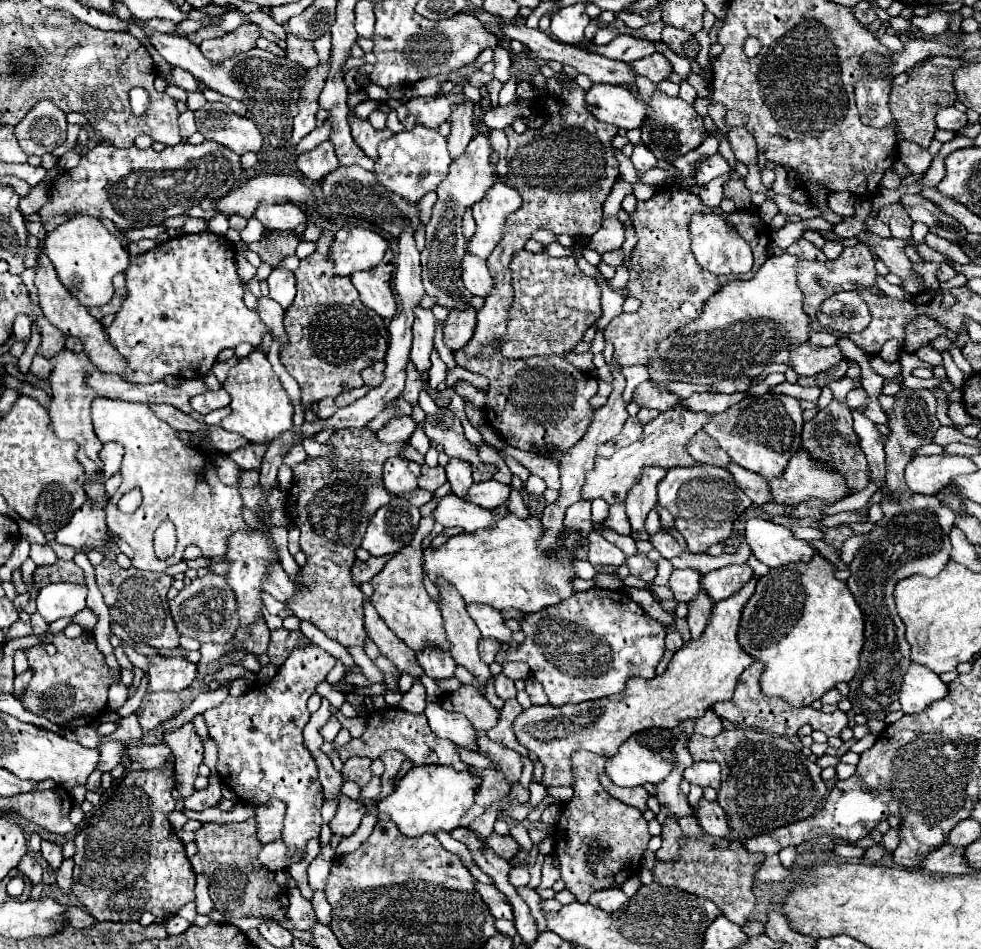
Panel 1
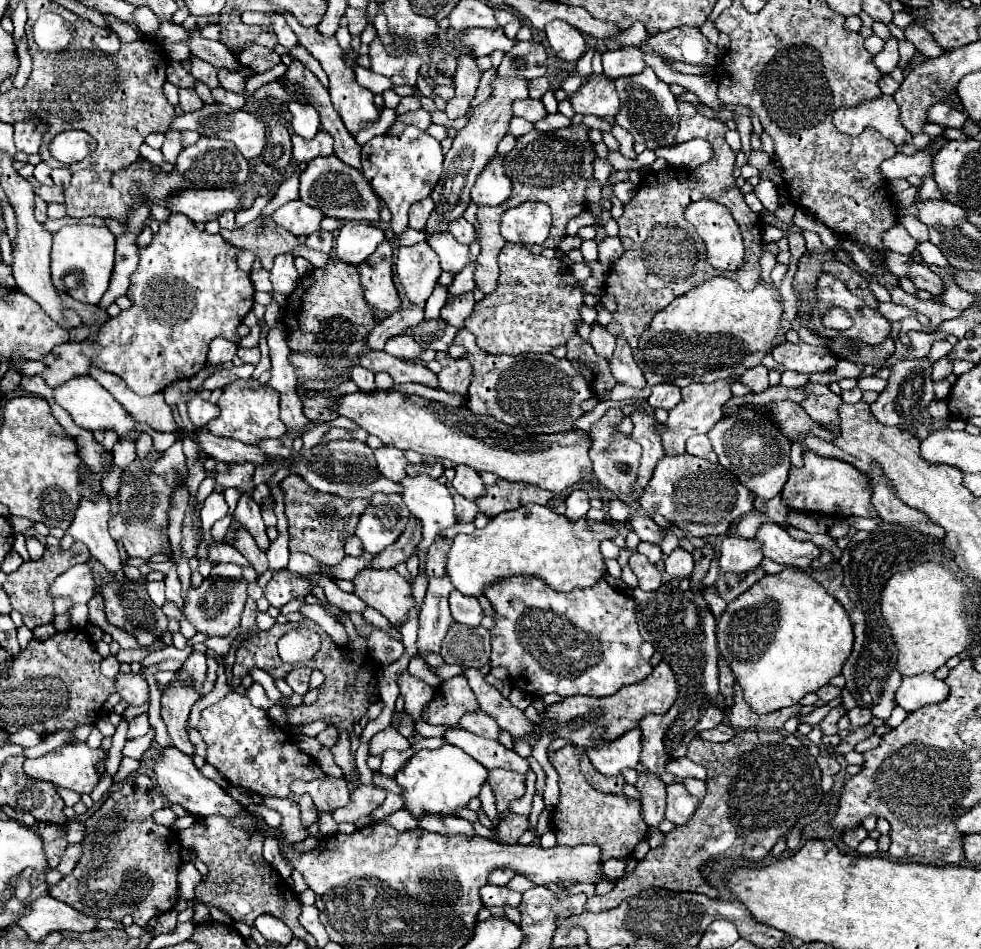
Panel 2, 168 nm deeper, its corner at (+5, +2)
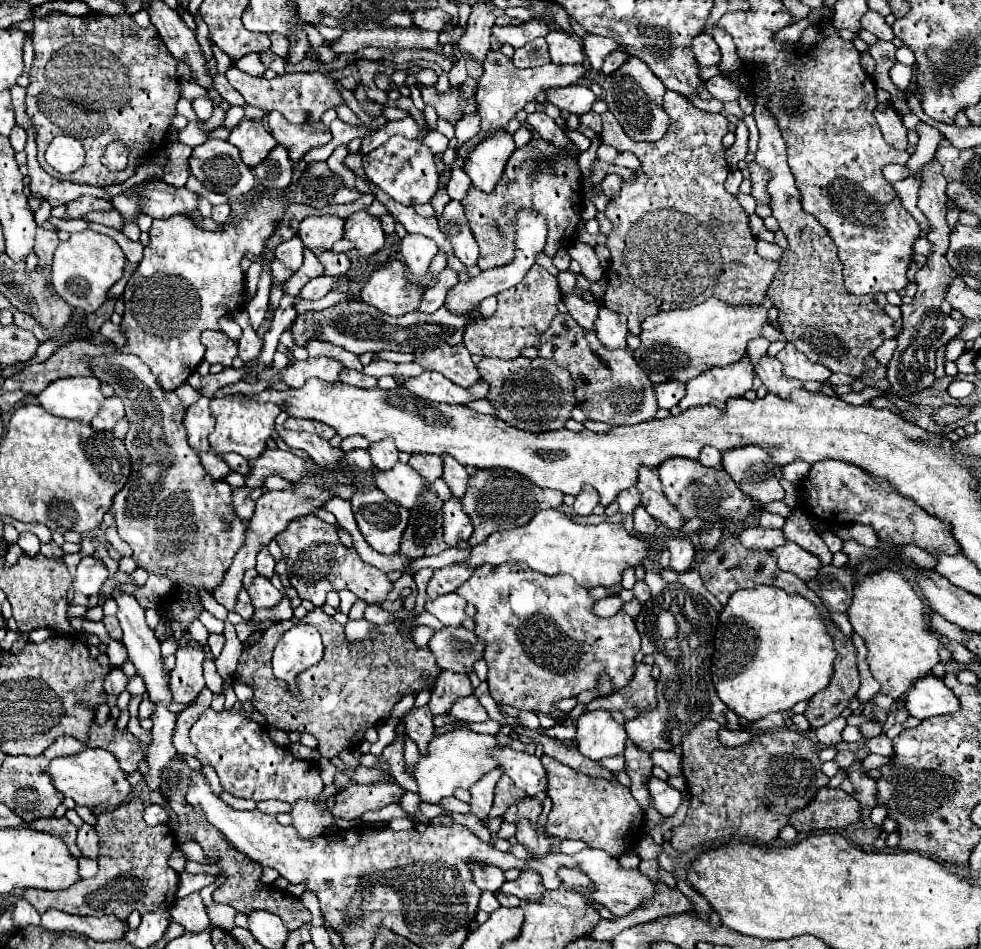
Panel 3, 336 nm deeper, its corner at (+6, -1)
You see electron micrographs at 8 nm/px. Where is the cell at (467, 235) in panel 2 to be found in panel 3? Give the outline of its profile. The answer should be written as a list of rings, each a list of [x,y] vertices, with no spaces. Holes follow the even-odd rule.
[[[448,201],[444,207],[442,217],[438,219],[438,229],[446,235],[446,239],[452,243],[454,255],[466,265],[472,267],[478,261],[478,243],[474,241],[466,215],[462,211],[460,201]]]

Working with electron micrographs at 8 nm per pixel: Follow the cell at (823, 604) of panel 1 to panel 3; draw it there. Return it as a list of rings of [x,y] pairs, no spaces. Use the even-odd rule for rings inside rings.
[[[758,585],[754,589],[738,589],[736,593],[732,593],[730,601],[726,603],[726,607],[722,609],[722,621],[718,623],[718,629],[716,629],[716,639],[714,639],[714,655],[712,655],[712,667],[710,667],[710,675],[712,675],[712,683],[716,687],[716,693],[718,697],[722,699],[722,703],[732,709],[740,719],[746,719],[750,723],[766,717],[768,713],[772,711],[788,711],[792,709],[798,701],[808,701],[812,699],[818,691],[826,689],[828,687],[828,681],[832,677],[832,661],[834,661],[834,647],[832,647],[832,641],[830,641],[830,635],[826,635],[826,625],[818,613],[818,609],[814,607],[812,601],[800,597],[800,595],[788,595],[786,591],[782,589],[774,589],[774,587],[766,587],[766,585]]]

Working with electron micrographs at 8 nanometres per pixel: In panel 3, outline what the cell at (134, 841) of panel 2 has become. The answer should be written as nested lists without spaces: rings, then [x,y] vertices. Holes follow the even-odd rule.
[[[132,799],[112,811],[98,815],[96,831],[100,835],[100,869],[92,879],[82,879],[64,891],[26,889],[22,899],[30,901],[42,915],[48,909],[58,909],[70,915],[116,915],[126,919],[134,909],[144,913],[170,909],[176,901],[178,873],[168,865],[170,853],[176,849],[172,829],[150,827],[142,819],[144,803]]]

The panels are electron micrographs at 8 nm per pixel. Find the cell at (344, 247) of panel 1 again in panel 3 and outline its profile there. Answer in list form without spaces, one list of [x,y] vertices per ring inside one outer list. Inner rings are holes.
[[[358,211],[346,219],[346,239],[352,241],[362,257],[370,257],[384,245],[384,231],[380,217]]]

